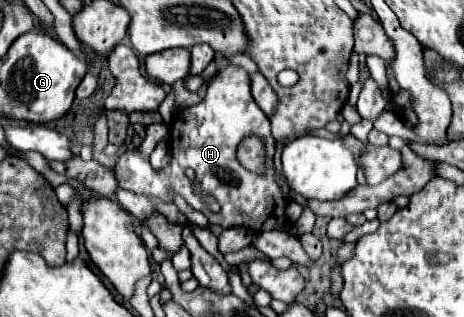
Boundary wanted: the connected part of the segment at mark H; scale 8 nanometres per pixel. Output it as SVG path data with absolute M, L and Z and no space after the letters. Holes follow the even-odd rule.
M227 66L221 72L217 72L207 88L205 98L191 106L183 108L175 114L175 120L171 124L171 160L163 170L153 172L153 166L147 156L141 154L139 148L129 150L123 154L117 162L117 180L119 186L141 194L149 198L157 198L161 202L171 204L173 194L181 196L191 208L203 212L211 224L221 226L223 230L227 228L249 228L255 232L271 232L271 230L281 230L289 218L287 218L287 200L277 184L275 170L269 170L265 176L253 174L245 170L237 158L237 146L239 142L247 136L255 134L265 140L267 152L275 150L275 138L271 138L271 128L269 128L269 118L259 110L255 104L251 90L249 90L249 74L243 68L237 66ZM187 172L195 174L195 180L187 176ZM193 184L201 186L201 192L213 196L221 212L213 214L203 198L193 190Z

